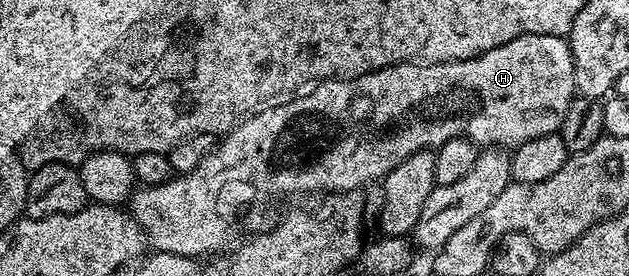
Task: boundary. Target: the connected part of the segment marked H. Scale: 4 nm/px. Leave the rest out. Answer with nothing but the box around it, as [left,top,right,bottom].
[129,33,576,258]

